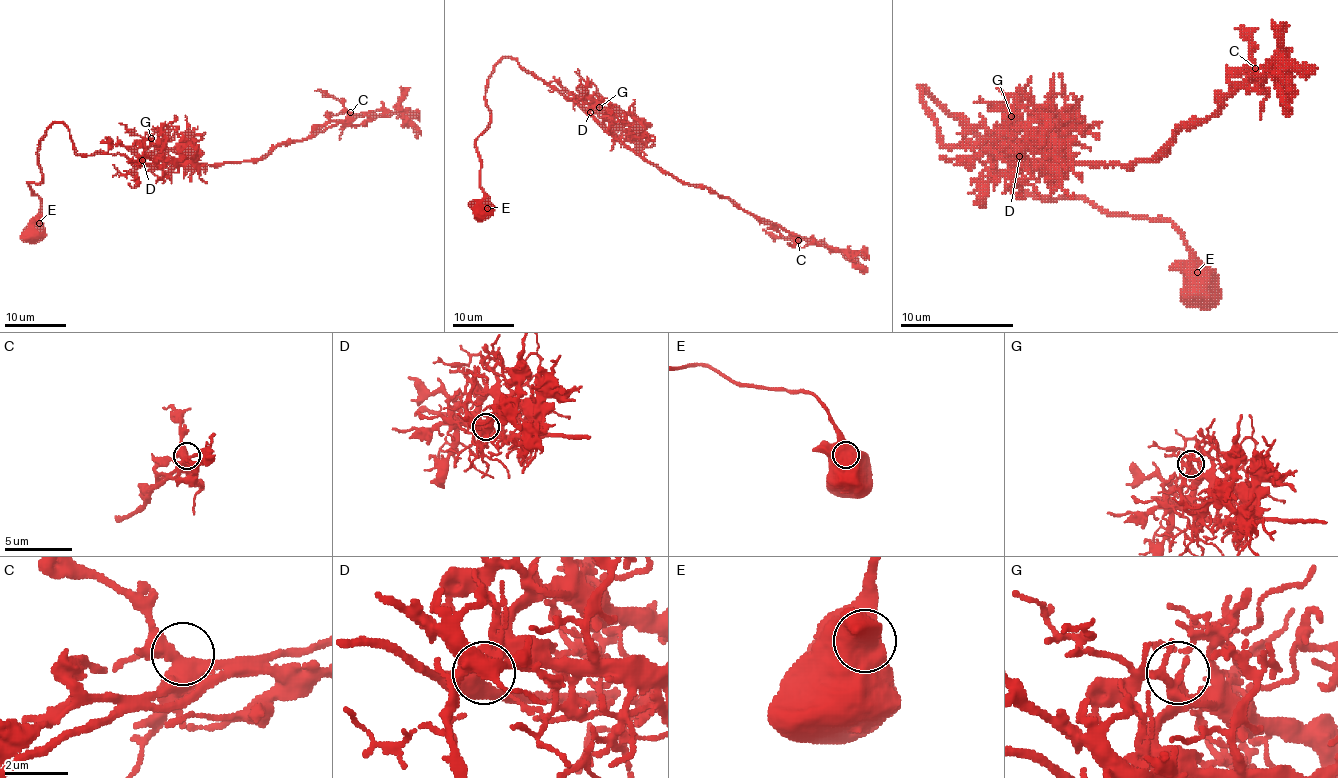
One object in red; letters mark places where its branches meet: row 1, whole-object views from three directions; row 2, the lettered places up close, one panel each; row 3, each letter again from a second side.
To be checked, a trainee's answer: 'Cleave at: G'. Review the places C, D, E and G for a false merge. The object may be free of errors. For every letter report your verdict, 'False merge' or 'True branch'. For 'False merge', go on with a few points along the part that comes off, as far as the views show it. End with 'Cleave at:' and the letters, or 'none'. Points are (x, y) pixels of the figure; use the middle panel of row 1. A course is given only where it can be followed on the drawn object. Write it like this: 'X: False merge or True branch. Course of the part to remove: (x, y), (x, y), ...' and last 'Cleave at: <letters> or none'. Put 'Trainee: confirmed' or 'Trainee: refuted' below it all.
C: True branch
D: True branch
E: True branch
G: True branch
Cleave at: none
Trainee: refuted

